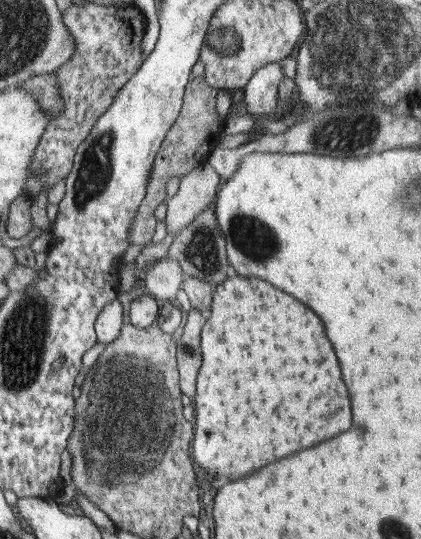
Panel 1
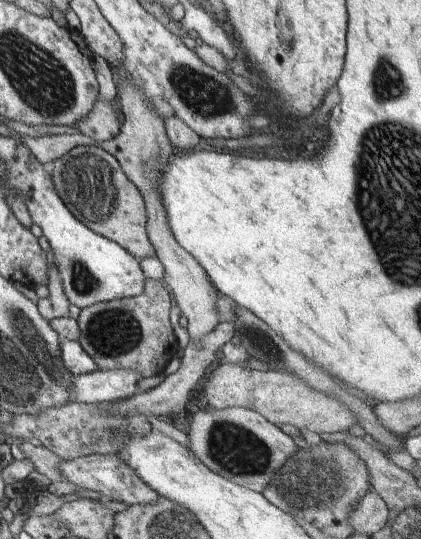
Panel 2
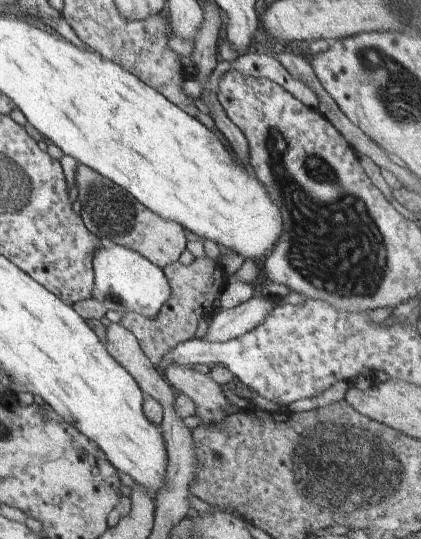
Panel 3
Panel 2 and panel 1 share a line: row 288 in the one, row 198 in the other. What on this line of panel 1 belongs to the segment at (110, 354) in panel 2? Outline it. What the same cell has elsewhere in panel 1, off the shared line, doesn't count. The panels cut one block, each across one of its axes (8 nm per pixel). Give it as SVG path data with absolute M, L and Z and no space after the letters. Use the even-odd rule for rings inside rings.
M204 76L191 77L186 85L181 111L174 124L168 129L167 135L156 153L154 168L152 168L147 182L147 194L140 203L133 225L129 230L129 241L133 244L144 245L152 240L156 228L154 212L159 204L167 200L166 184L168 184L168 180L176 177L182 179L190 171L194 171L220 142L224 121L218 119L216 96L217 90L206 82Z

